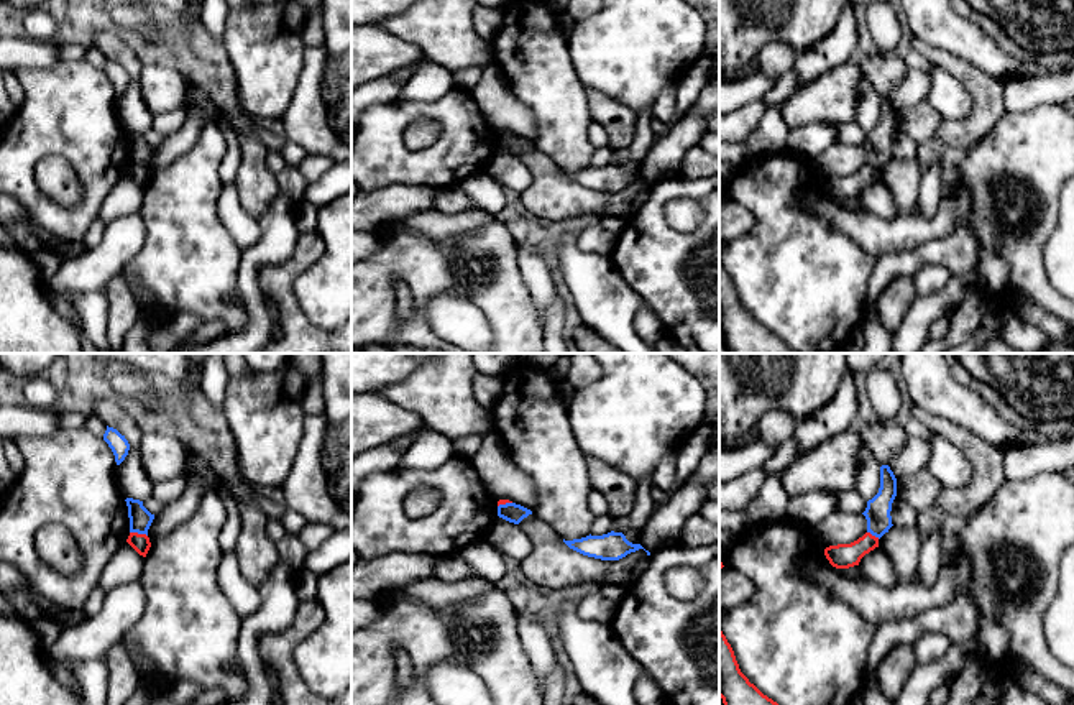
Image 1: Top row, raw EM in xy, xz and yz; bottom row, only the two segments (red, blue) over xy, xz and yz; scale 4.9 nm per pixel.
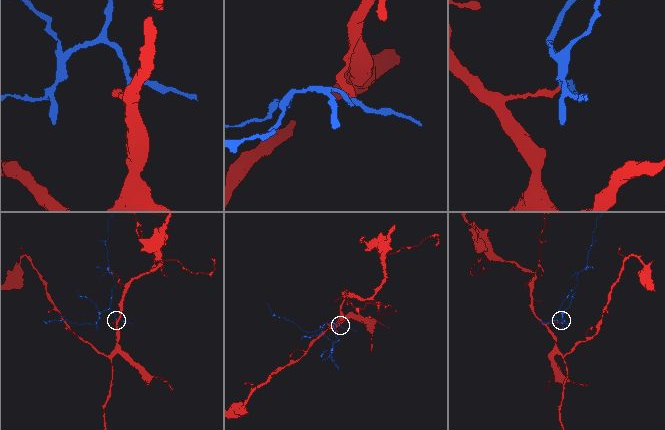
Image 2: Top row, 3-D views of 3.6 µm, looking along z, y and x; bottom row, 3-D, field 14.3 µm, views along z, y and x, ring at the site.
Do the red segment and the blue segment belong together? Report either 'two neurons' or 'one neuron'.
two neurons

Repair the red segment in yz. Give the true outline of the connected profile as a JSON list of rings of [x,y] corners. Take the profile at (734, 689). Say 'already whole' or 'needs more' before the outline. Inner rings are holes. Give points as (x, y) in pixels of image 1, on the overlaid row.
already whole | [[[719,628],[719,697],[724,705],[778,705],[741,672],[734,651]]]

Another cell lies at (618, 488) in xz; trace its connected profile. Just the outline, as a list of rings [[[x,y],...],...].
[[[586,458],[586,467],[593,490],[608,503],[609,516],[629,516],[636,503],[637,491],[634,478],[598,458]]]

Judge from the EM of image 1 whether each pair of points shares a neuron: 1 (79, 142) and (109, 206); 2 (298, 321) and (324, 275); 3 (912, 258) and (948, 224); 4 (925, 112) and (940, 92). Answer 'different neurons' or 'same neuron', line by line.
1: different neurons
2: different neurons
3: different neurons
4: different neurons

